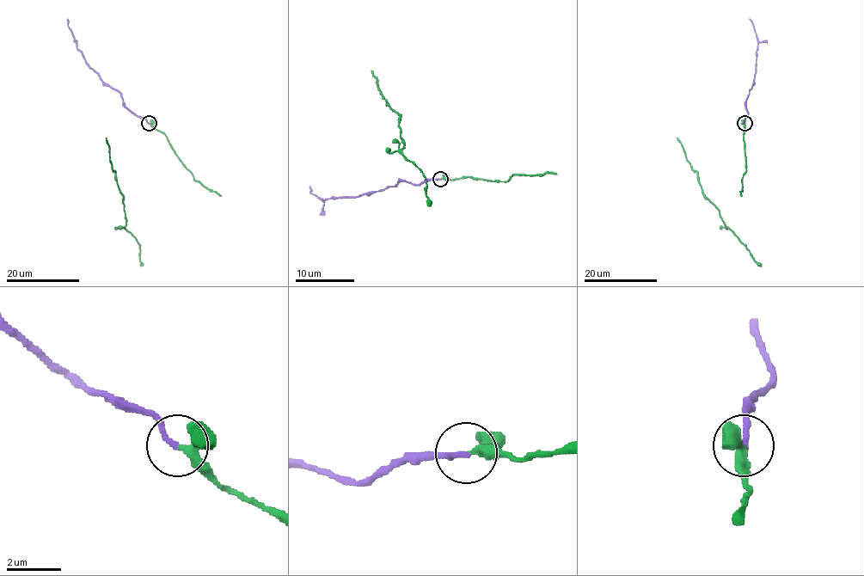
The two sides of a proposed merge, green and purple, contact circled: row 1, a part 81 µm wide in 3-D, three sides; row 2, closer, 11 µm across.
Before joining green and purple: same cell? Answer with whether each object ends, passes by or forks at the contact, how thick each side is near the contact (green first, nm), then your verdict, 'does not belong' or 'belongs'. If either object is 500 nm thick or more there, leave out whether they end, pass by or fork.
green passes by; purple ends there; 240 nm thick on the green side, 200 nm on the other; belongs

